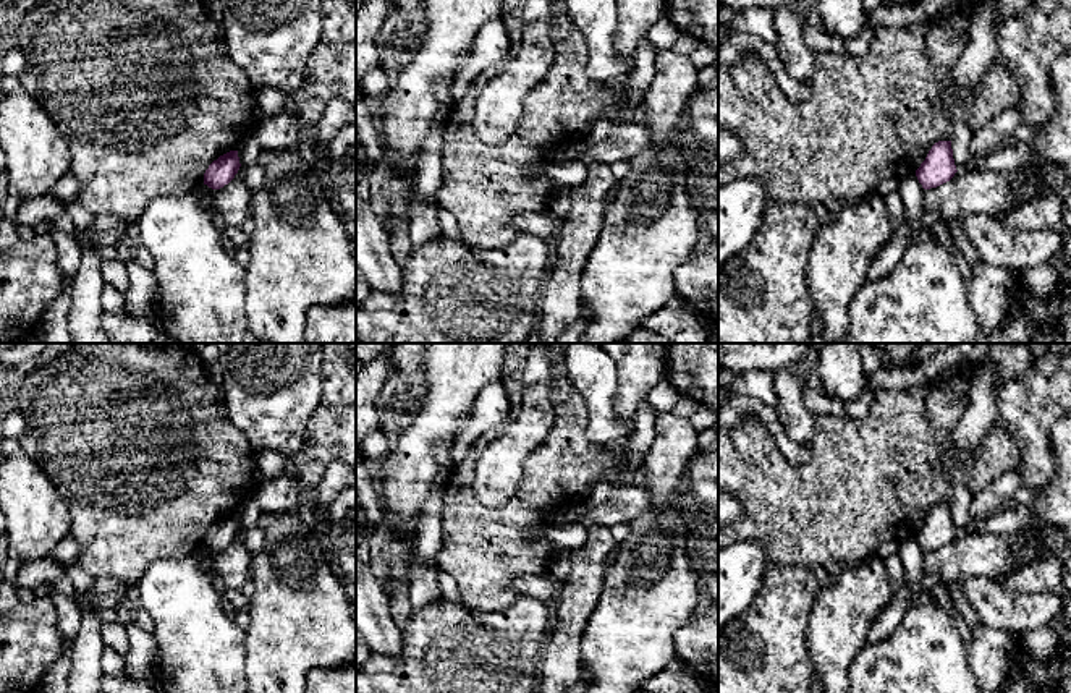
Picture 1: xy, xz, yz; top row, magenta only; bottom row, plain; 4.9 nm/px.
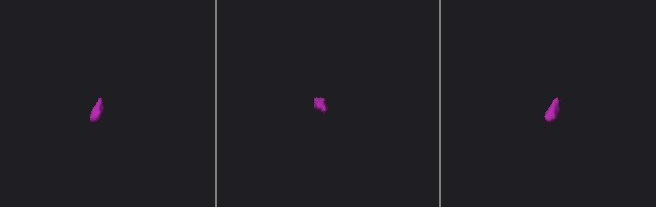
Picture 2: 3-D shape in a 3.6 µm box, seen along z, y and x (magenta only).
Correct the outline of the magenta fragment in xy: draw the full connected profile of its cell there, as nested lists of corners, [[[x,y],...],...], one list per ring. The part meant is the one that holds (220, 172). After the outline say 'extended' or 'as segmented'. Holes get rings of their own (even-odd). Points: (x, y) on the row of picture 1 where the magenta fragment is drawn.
[[[230,151],[209,165],[204,173],[204,185],[212,189],[220,189],[235,178],[239,167],[238,151]]]; as segmented

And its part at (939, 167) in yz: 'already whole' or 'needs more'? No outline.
already whole

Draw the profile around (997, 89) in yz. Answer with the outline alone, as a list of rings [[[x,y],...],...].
[[[995,65],[984,73],[972,89],[964,89],[956,83],[956,92],[972,130],[984,126],[1001,110],[1021,104],[1021,87],[1011,71],[1001,65]]]

